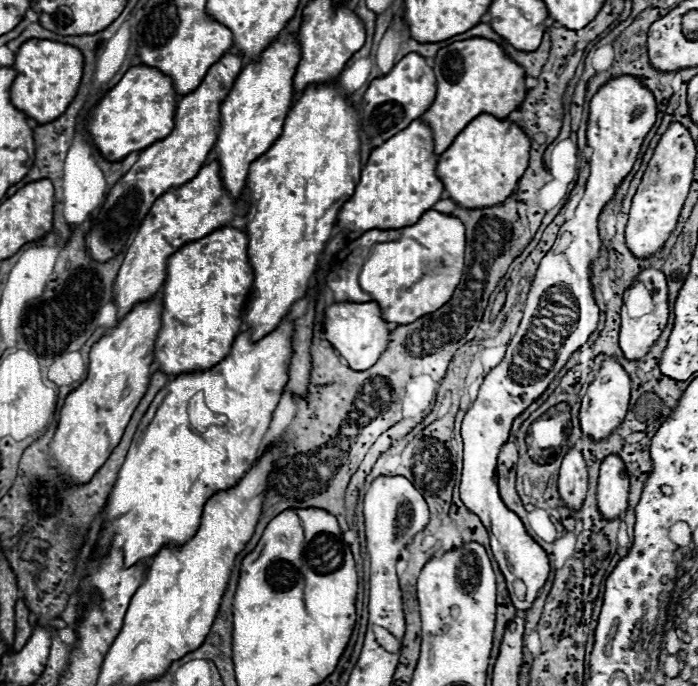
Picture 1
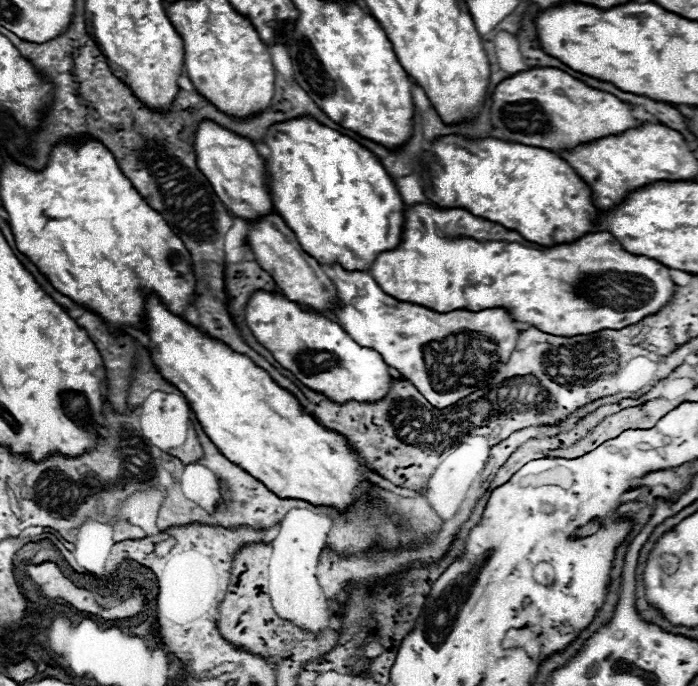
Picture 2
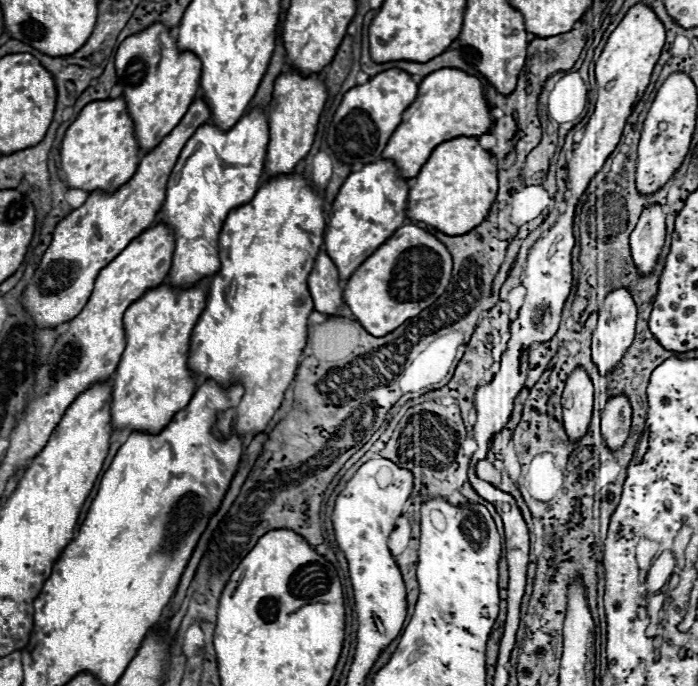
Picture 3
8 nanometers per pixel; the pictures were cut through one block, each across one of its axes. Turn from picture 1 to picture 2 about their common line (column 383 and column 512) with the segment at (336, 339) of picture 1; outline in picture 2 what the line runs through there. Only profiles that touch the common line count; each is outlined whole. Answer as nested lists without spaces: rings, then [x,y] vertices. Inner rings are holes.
[[[334,264],[332,268],[326,268],[326,274],[336,284],[338,298],[344,304],[344,308],[336,312],[338,324],[360,346],[376,350],[386,360],[388,366],[400,370],[402,378],[412,382],[424,394],[424,398],[440,410],[456,404],[458,400],[466,398],[474,390],[486,388],[486,374],[492,374],[500,368],[500,364],[506,364],[518,342],[518,336],[520,336],[520,330],[516,326],[518,322],[512,320],[512,316],[504,308],[490,308],[482,312],[452,310],[452,312],[440,314],[424,306],[400,302],[388,296],[368,272],[348,272],[342,266]]]

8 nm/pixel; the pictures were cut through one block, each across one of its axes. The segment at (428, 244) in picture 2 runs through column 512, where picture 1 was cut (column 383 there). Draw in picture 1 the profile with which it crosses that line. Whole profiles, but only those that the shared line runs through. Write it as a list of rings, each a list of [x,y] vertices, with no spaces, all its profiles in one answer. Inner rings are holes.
[[[428,210],[414,226],[402,230],[402,238],[390,242],[374,242],[362,270],[358,270],[358,290],[366,294],[366,302],[376,302],[386,322],[412,324],[414,320],[442,308],[464,270],[464,226],[458,218]]]

